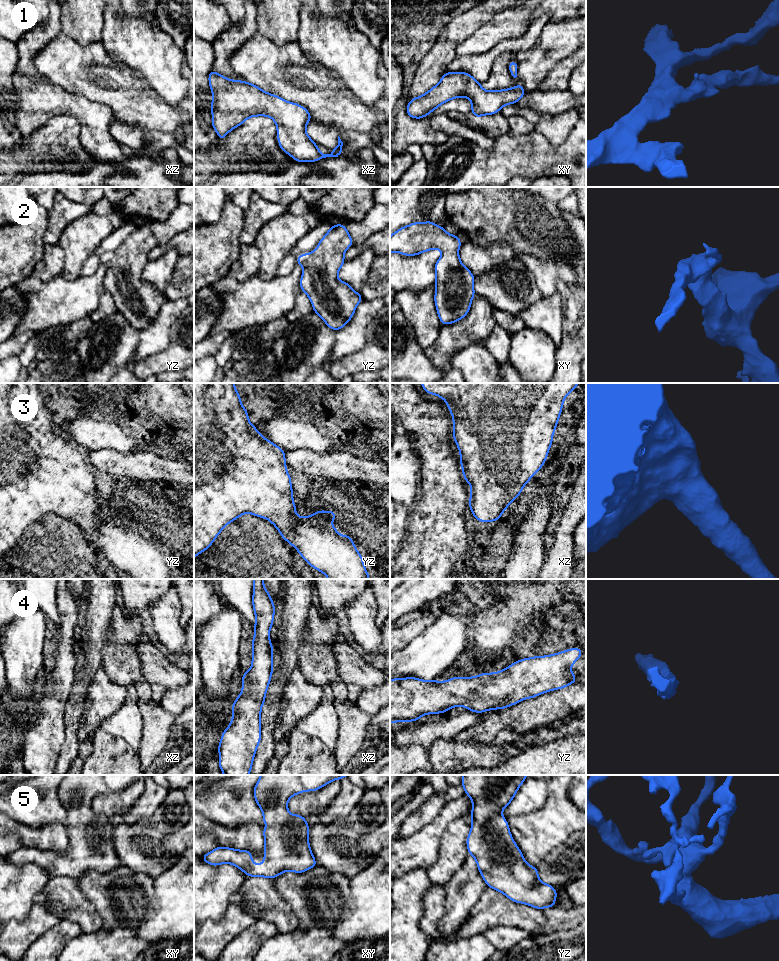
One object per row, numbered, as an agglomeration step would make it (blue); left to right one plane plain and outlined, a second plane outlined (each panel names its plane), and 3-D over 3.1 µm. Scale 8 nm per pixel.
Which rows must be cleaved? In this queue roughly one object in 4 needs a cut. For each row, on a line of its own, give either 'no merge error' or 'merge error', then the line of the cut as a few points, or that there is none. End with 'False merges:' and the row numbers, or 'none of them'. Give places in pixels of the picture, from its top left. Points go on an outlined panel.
1: no merge error; no cut
2: no merge error; no cut
3: no merge error; no cut
4: no merge error; no cut
5: no merge error; no cut
False merges: none of them

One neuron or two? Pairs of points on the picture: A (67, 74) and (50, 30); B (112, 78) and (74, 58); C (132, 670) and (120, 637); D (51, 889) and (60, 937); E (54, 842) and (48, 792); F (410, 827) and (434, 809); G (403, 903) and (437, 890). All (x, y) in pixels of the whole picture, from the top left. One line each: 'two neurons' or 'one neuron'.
A: two neurons
B: one neuron
C: one neuron
D: two neurons
E: two neurons
F: one neuron
G: two neurons

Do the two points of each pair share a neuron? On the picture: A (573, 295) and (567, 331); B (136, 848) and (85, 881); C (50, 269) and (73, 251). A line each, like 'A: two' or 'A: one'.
A: one
B: two
C: two

